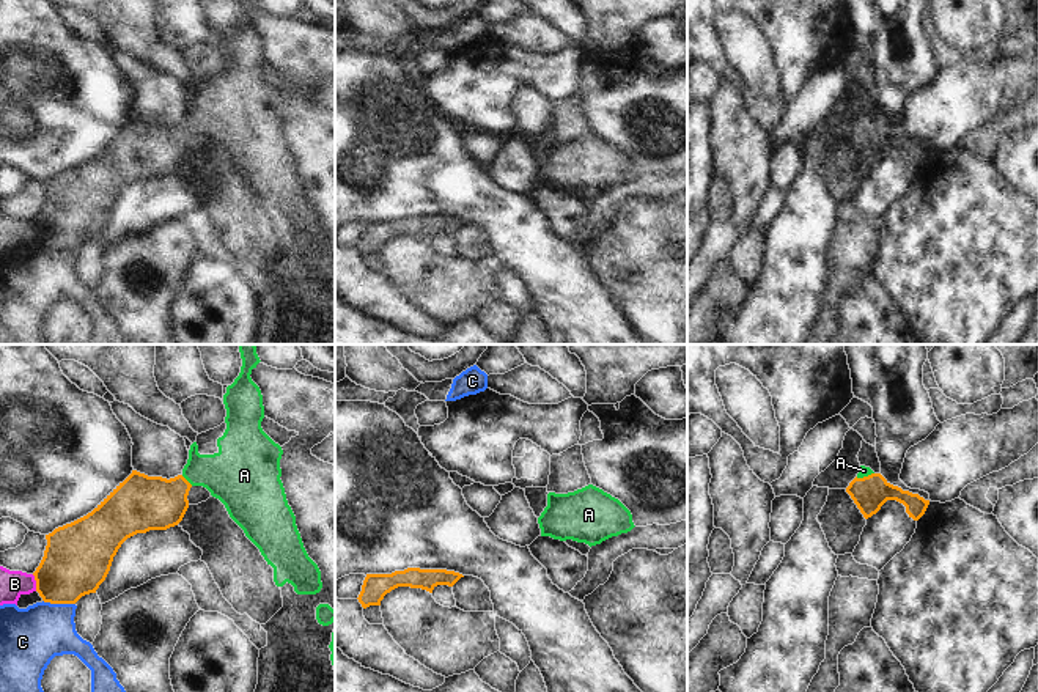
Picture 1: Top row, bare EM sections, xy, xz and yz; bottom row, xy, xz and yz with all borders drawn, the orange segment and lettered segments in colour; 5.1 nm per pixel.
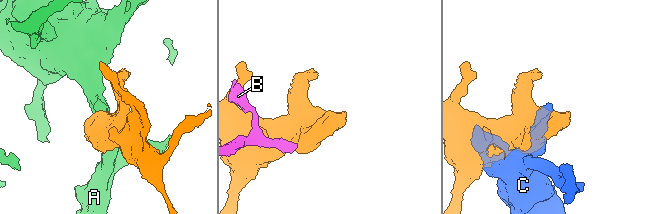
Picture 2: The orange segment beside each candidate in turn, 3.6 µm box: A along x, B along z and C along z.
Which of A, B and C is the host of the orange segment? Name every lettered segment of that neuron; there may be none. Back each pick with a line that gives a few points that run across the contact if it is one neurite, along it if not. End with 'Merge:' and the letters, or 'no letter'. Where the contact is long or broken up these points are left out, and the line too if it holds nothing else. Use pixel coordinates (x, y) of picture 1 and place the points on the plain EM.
A: Line: xy (143, 151), (162, 151), (186, 128), (192, 123), (235, 123)
Merge: A.

